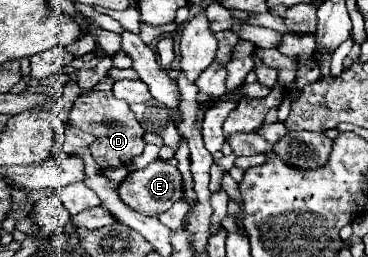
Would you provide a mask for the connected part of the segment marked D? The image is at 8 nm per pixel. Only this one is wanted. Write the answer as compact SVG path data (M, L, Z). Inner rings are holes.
M92 91L88 95L80 95L70 109L68 129L82 129L96 137L96 141L90 145L90 153L102 171L118 169L144 151L144 129L136 121L128 103L116 99L110 91Z

